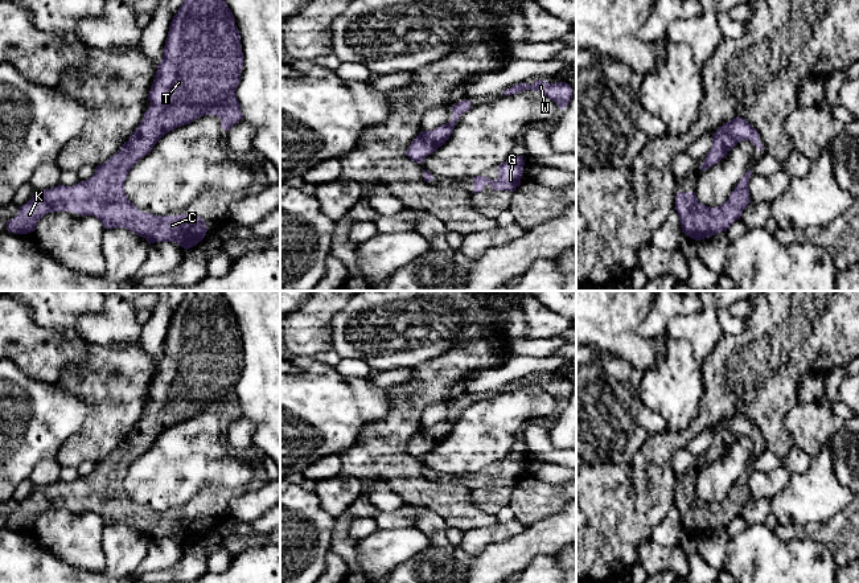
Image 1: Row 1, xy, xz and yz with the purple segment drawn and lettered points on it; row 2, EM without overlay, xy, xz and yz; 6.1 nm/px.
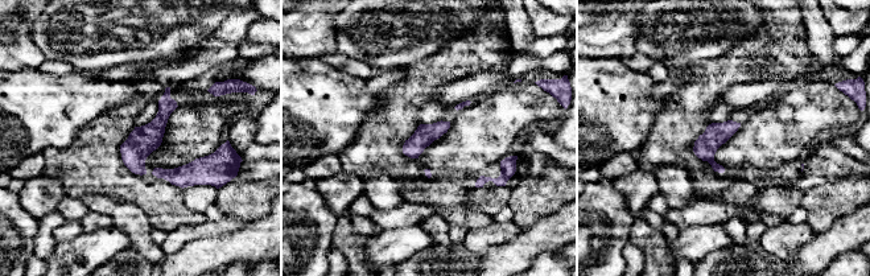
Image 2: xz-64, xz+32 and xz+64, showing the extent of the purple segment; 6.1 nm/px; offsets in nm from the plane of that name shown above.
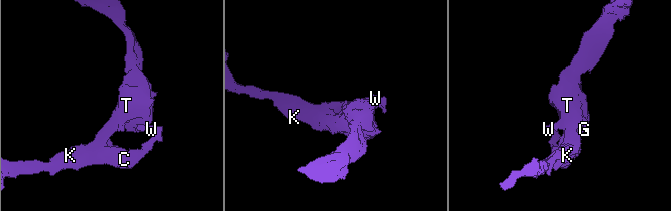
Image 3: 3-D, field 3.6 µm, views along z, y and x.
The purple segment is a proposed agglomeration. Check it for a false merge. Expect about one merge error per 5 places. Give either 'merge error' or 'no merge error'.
no merge error

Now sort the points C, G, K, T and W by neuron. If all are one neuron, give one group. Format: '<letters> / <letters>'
C G K T W

